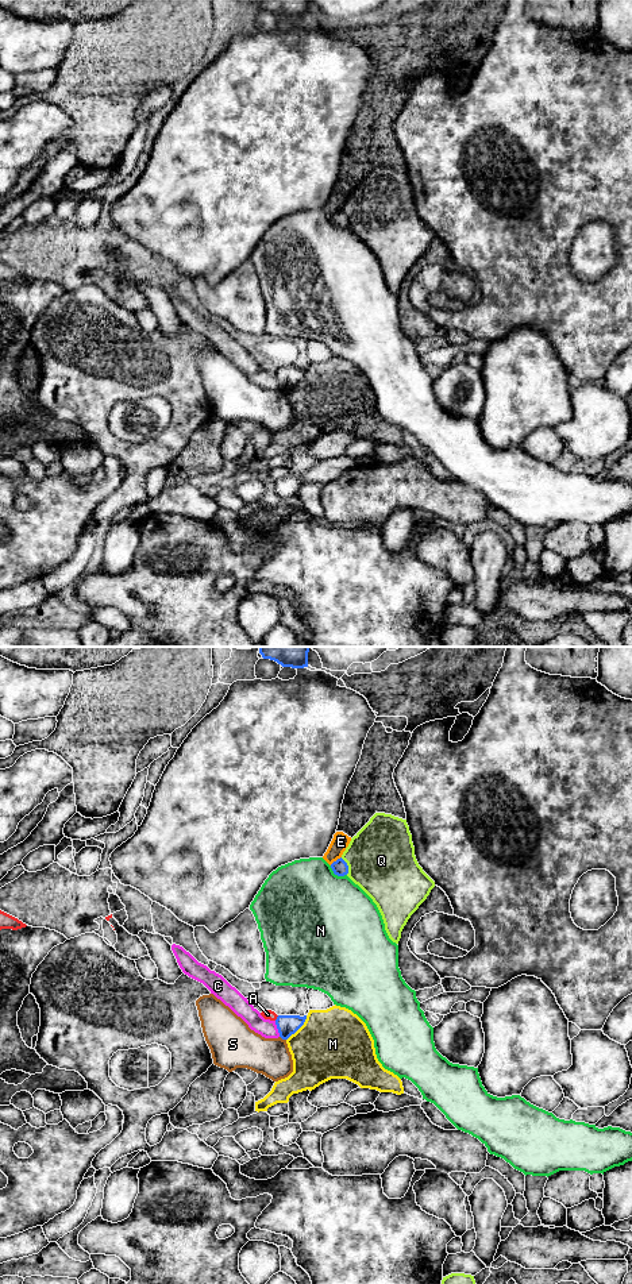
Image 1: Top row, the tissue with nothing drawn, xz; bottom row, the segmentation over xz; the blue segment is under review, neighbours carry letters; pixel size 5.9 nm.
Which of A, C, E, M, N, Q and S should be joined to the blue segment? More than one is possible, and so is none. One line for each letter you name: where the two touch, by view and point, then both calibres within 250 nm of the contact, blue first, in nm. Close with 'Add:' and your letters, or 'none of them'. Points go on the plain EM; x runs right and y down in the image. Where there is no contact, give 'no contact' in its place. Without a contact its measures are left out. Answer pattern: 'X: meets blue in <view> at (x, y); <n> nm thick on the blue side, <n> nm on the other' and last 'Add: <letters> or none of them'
Add: none of them

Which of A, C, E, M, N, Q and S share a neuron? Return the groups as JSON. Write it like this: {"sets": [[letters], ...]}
{"sets": [["A"], ["C"], ["E"], ["M"], ["N"], ["Q"], ["S"]]}

